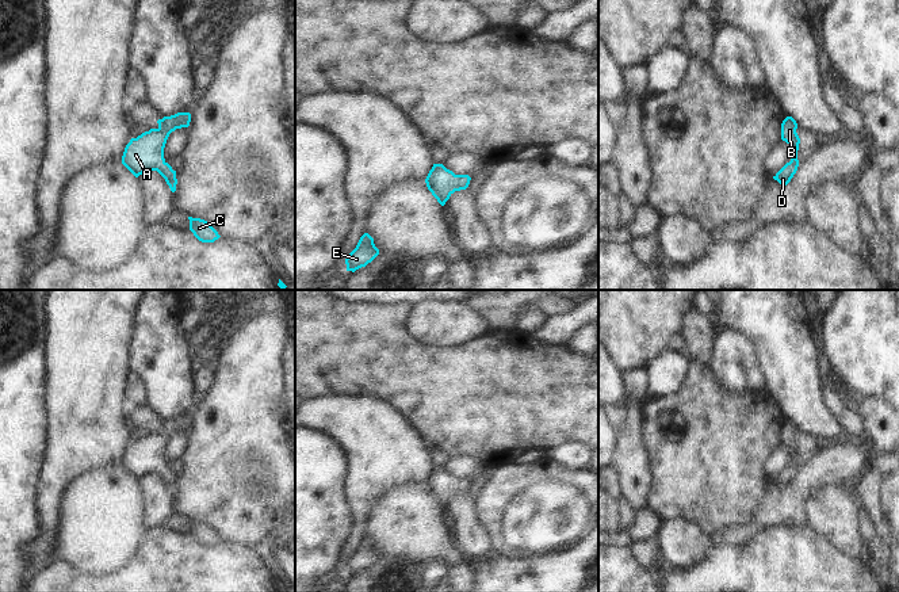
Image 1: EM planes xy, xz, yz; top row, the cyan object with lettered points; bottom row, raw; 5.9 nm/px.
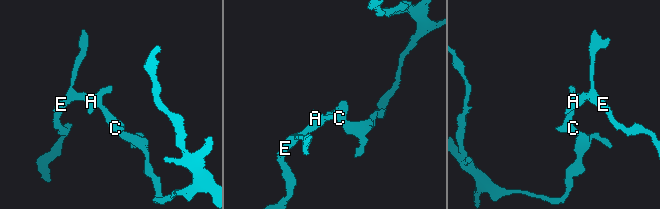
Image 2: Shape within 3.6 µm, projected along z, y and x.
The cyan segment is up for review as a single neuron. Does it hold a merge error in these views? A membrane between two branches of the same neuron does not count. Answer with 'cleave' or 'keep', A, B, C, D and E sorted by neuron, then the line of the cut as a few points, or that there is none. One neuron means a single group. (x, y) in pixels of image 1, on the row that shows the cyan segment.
keep; A B C D E; no cut

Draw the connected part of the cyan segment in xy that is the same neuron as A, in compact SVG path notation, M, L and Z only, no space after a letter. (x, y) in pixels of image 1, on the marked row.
M177 112L171 117L158 119L158 127L142 133L137 138L131 138L126 145L122 164L138 177L144 172L157 171L169 186L171 191L176 191L176 171L165 161L164 148L172 131L188 127L191 122L190 112Z

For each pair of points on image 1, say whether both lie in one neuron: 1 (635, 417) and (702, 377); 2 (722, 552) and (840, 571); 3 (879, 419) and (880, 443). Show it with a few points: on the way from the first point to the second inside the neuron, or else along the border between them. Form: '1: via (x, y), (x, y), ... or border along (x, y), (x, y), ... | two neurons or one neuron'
1: border along (642, 405), (645, 415), (645, 445) | two neurons
2: via (752, 571), (810, 571) | one neuron
3: via (878, 424), (880, 438) | one neuron

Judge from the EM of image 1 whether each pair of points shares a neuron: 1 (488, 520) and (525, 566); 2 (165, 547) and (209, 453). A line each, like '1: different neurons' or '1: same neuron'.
1: different neurons
2: different neurons

